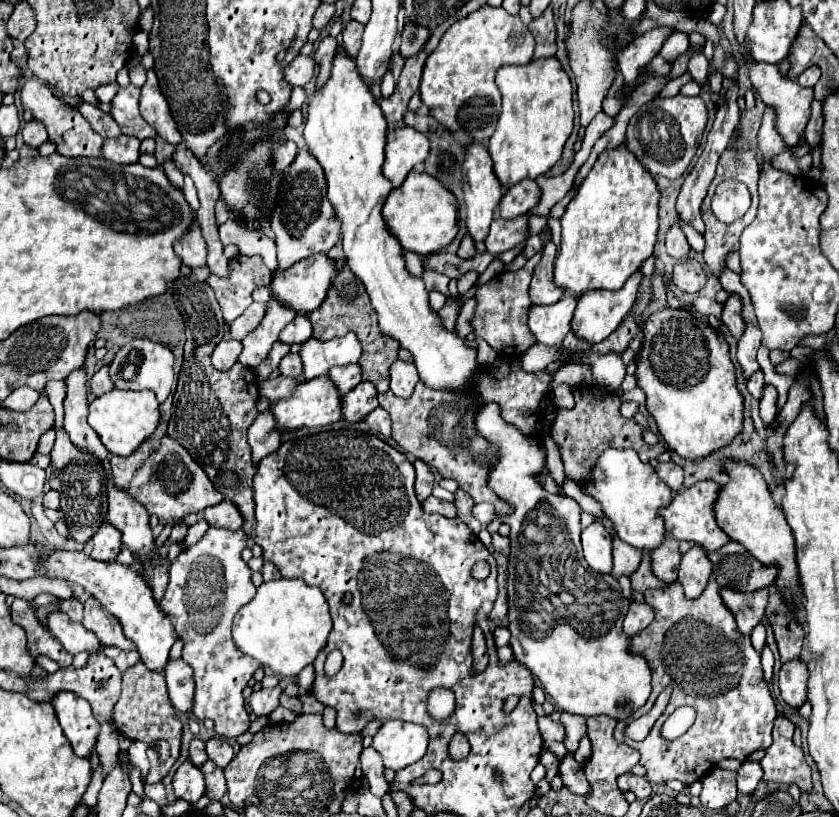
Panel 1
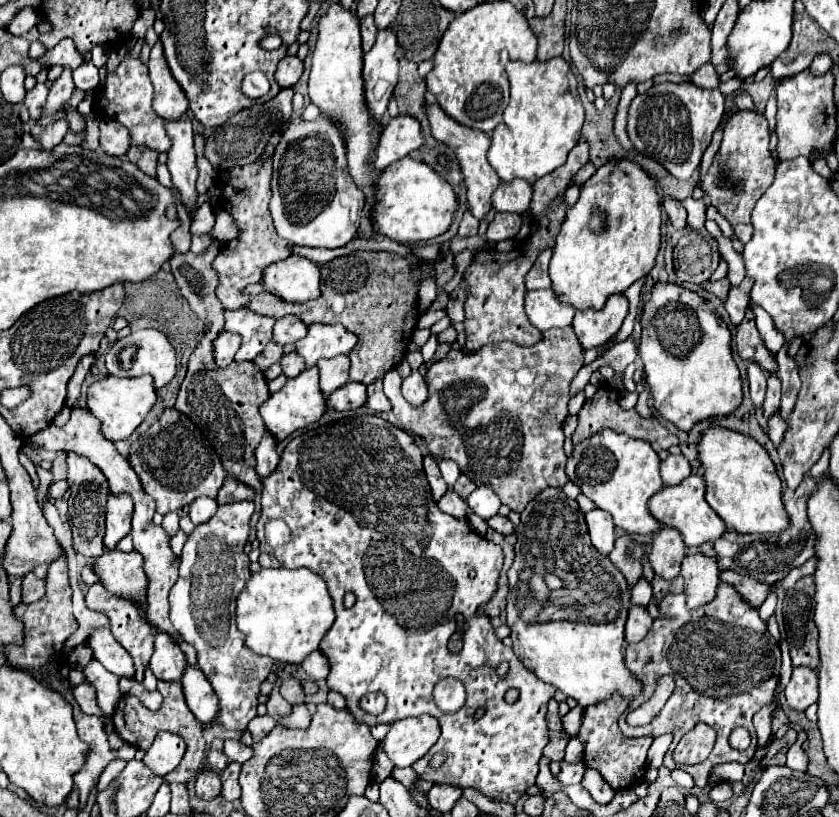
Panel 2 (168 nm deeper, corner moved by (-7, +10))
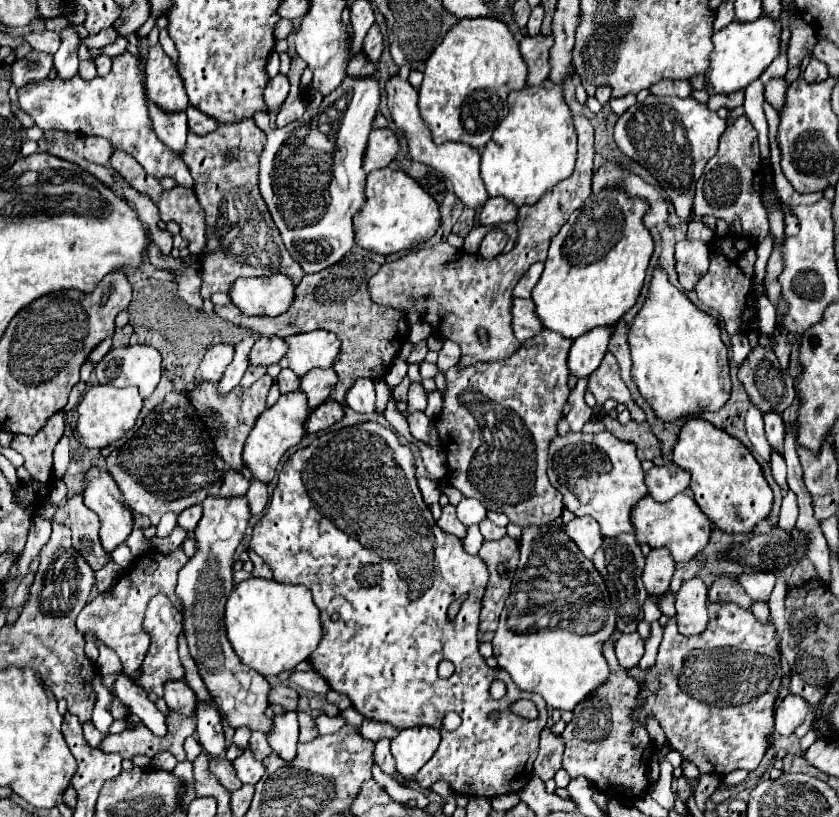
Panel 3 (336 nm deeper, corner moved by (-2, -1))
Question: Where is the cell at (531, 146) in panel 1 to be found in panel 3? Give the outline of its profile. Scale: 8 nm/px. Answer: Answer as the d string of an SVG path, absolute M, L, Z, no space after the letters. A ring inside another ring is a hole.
M546 80L542 86L510 92L508 108L508 116L500 122L500 128L494 130L492 140L482 152L480 176L490 196L504 196L512 204L516 204L516 208L520 208L524 204L538 202L540 196L546 194L554 184L572 174L576 162L576 130L572 124L570 108L562 96L562 88L550 80Z

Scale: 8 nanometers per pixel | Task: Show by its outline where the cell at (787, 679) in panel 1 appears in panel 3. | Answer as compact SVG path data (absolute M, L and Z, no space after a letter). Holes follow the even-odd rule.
M788 694L776 708L776 732L782 736L790 736L796 730L796 726L804 722L808 712L810 708L800 696Z

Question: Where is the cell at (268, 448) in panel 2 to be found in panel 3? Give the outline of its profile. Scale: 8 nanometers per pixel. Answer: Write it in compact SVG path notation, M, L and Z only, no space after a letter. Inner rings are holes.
M250 478L250 488L246 492L246 500L248 500L248 508L252 516L260 516L264 512L264 506L268 502L268 492L264 488L262 482Z

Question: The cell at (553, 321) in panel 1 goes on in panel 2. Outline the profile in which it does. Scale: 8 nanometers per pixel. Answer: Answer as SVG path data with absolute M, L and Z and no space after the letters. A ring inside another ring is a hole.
M539 289L527 291L525 295L525 311L529 321L539 329L553 329L553 327L567 327L573 321L575 309L561 305L557 293L553 289Z

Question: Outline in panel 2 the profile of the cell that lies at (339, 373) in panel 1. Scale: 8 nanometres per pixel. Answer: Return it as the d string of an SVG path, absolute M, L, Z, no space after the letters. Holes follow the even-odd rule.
M333 357L333 359L321 359L317 361L319 375L321 375L321 391L325 397L329 397L335 389L343 387L349 381L349 357Z

